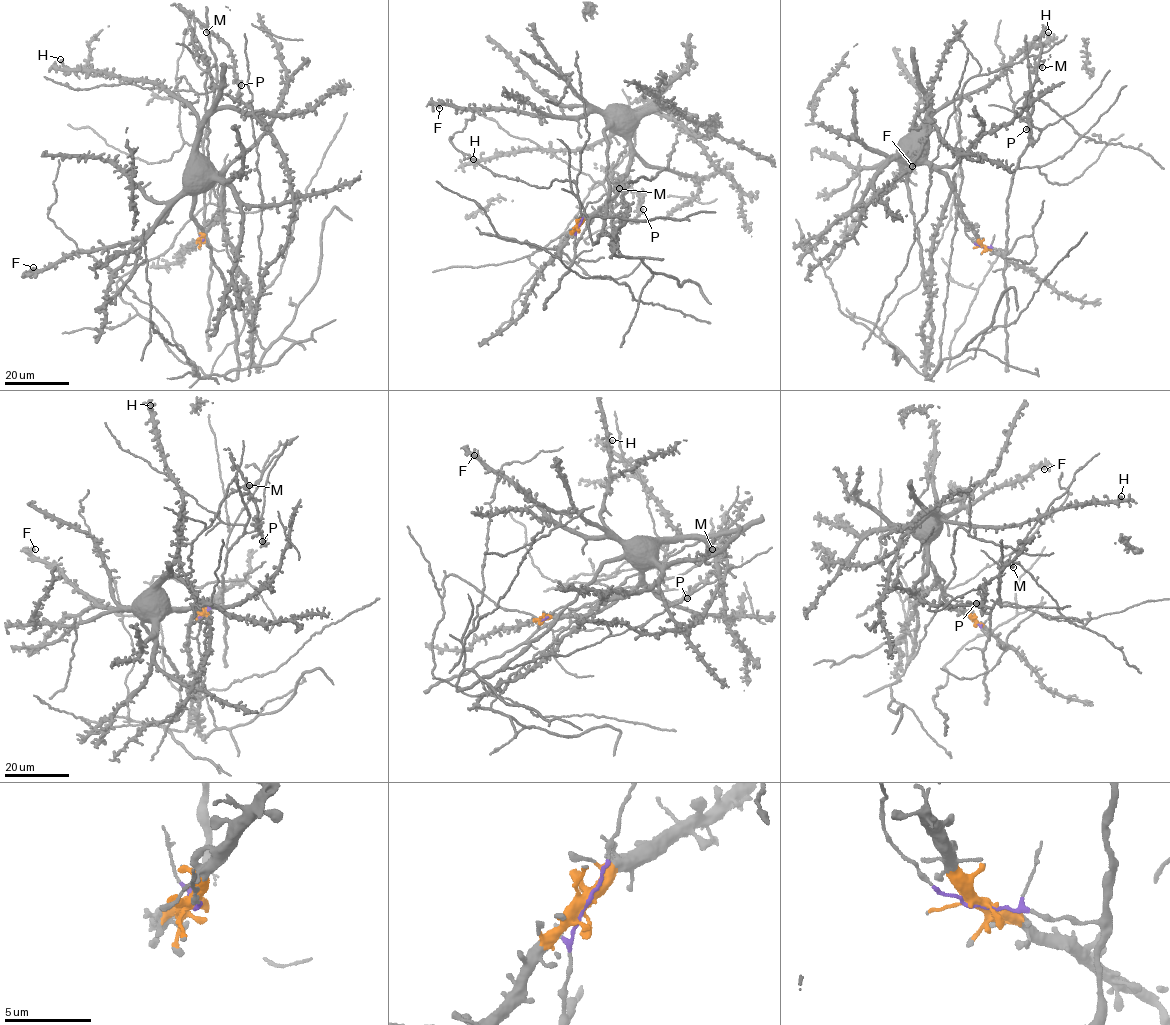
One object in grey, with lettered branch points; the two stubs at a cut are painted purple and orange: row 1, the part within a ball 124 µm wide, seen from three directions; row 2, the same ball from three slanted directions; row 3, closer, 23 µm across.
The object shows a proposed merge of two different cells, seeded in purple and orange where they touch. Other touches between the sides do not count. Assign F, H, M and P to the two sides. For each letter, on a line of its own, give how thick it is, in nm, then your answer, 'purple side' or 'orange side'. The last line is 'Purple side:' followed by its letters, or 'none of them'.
F: 280 nm | orange side
H: 550 nm | orange side
M: 440 nm | purple side
P: 170 nm | purple side
Purple side: M, P

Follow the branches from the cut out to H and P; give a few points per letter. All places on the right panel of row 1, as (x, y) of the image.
H: (982, 246), (953, 185), (927, 161), (928, 121), (984, 87), (1048, 32)
P: (982, 246), (1006, 247), (1007, 197), (1028, 143), (1033, 109), (1029, 64), (1036, 75), (1026, 105), (1025, 130)

